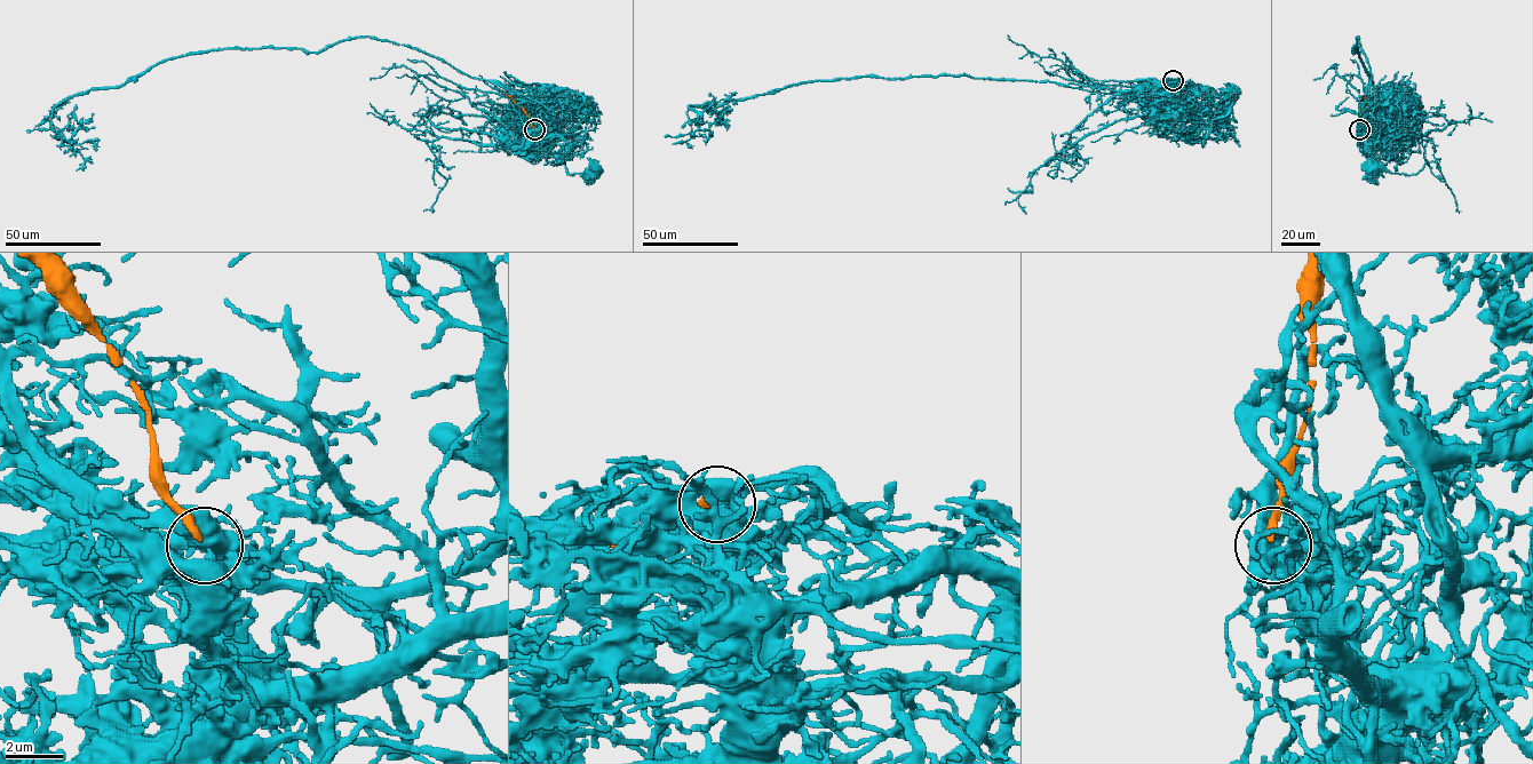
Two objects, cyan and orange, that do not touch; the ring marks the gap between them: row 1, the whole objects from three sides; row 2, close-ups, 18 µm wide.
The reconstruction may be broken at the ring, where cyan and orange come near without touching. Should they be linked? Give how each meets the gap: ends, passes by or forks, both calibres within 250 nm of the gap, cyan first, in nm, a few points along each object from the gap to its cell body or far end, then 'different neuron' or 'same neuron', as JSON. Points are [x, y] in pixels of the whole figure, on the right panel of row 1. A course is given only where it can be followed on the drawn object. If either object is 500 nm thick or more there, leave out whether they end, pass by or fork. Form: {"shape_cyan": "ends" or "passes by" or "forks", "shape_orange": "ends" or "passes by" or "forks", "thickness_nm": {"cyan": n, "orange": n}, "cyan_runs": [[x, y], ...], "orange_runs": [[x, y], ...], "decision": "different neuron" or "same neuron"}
{"shape_cyan": "ends", "shape_orange": "ends", "thickness_nm": {"cyan": 480, "orange": 280}, "cyan_runs": [[1359, 129], [1367, 137], [1384, 142], [1413, 127], [1420, 129], [1424, 166], [1415, 174], [1383, 169], [1371, 174]], "orange_runs": [[1359, 128], [1366, 94]], "decision": "different neuron"}

